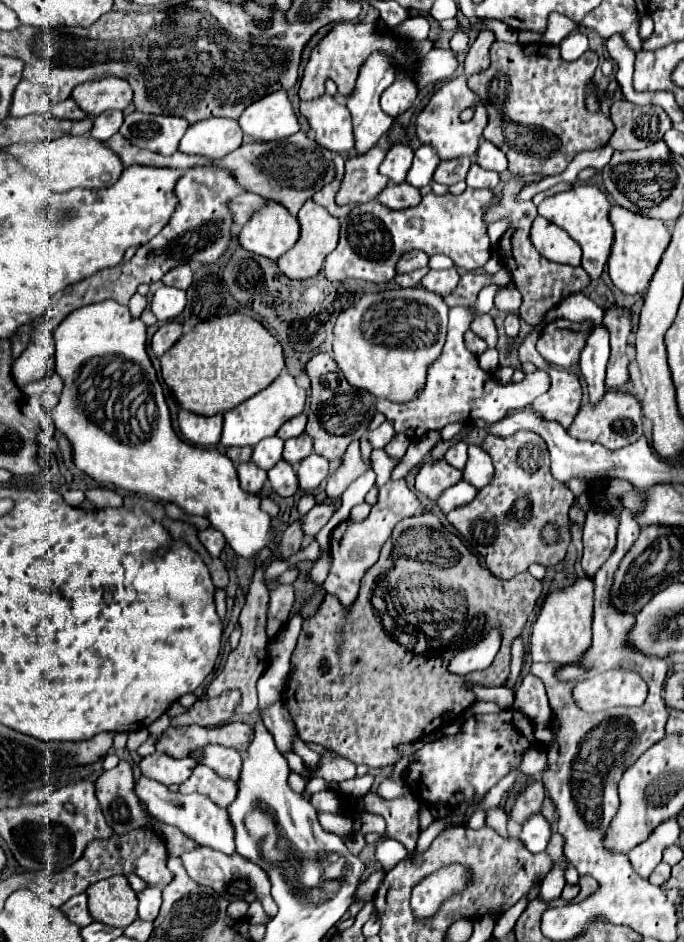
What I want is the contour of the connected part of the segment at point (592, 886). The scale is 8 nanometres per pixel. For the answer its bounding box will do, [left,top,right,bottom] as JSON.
[576,875,596,899]

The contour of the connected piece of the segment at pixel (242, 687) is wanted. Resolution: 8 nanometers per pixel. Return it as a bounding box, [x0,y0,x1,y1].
[208,567,268,714]

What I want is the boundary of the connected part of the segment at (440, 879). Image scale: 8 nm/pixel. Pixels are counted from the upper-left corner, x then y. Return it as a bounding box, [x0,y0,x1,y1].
[412,865,468,917]

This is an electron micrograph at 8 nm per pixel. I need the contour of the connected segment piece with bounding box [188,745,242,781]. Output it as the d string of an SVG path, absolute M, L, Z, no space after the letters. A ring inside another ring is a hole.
M206 745L202 749L194 749L188 753L188 757L198 757L212 769L216 769L222 777L232 777L238 781L240 775L240 753L236 749L228 749L222 745Z

